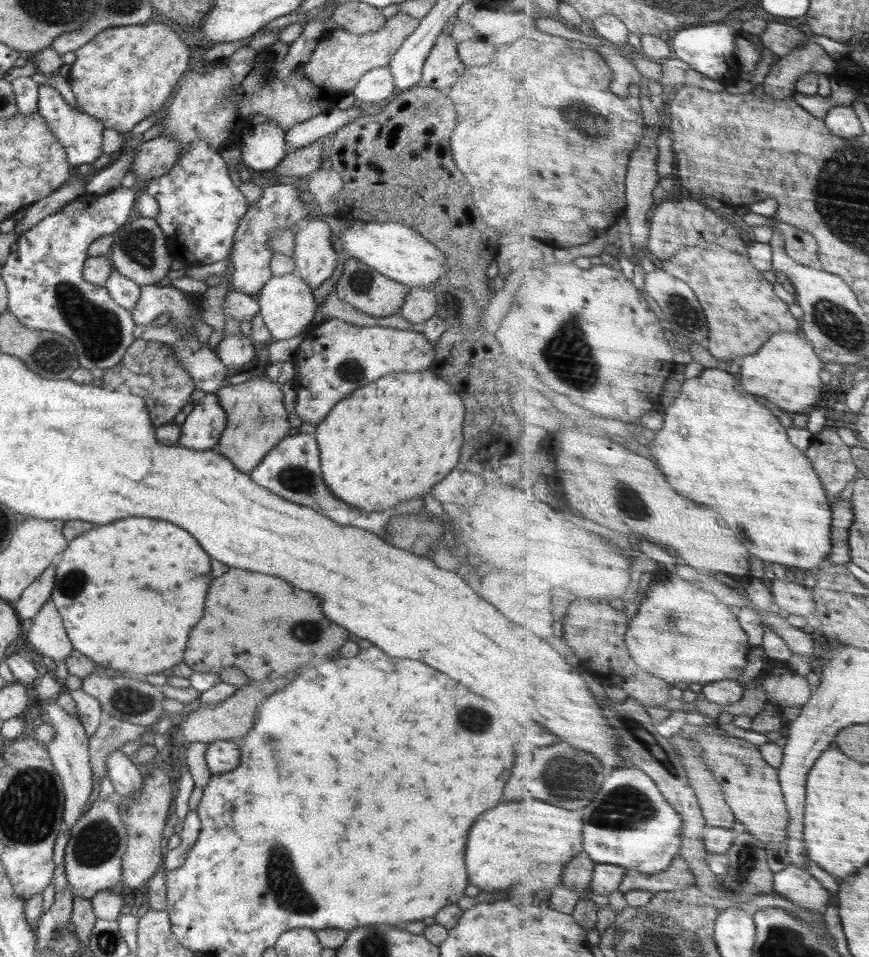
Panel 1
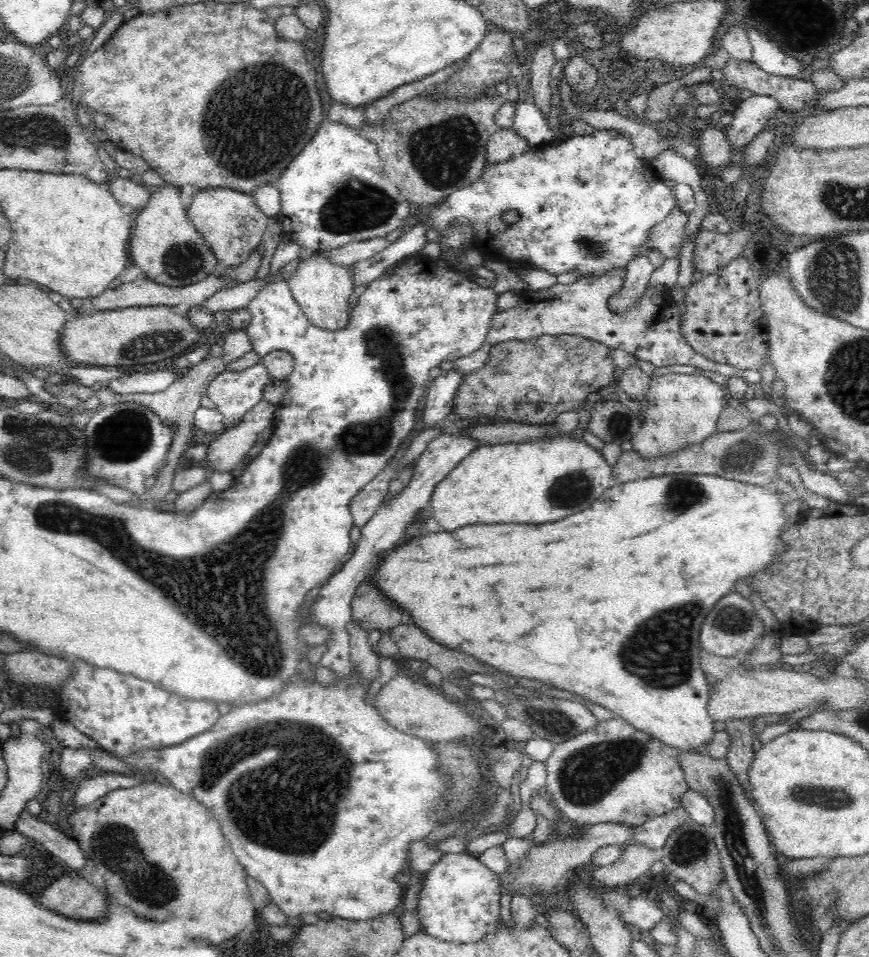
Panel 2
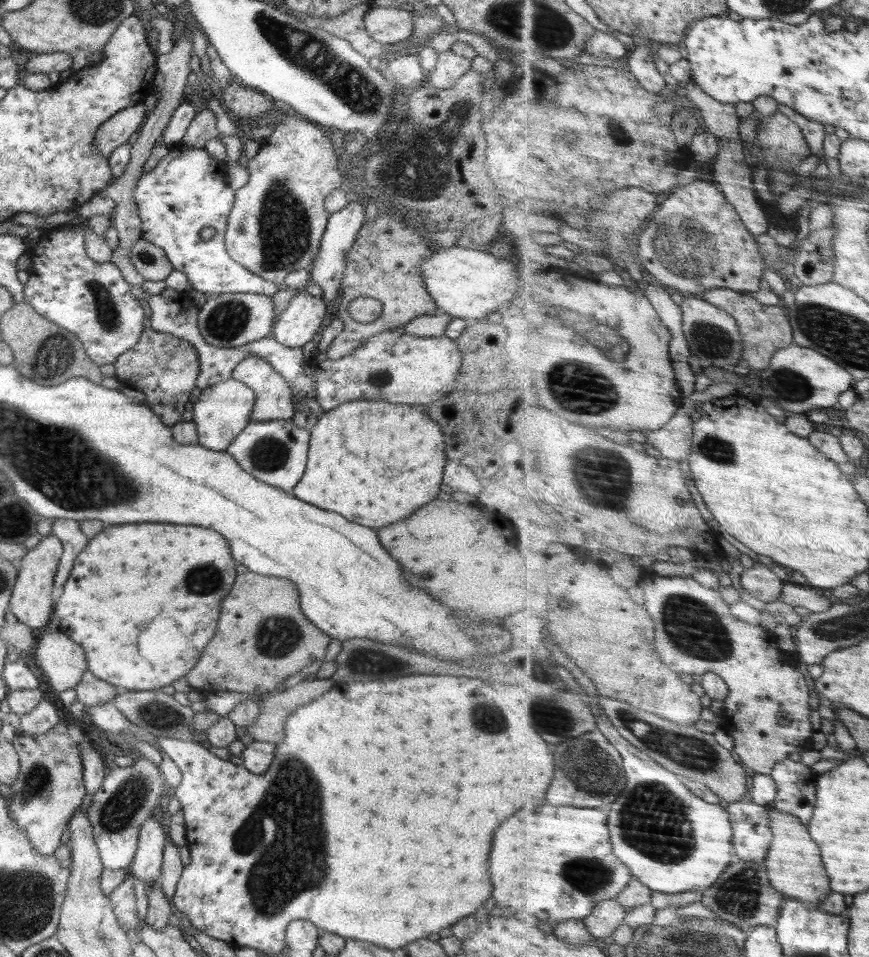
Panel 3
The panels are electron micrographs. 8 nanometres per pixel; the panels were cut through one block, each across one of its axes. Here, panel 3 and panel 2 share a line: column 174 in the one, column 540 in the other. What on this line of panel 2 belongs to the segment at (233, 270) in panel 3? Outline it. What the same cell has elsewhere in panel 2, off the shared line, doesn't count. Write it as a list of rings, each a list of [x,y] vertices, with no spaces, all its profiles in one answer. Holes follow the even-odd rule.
[[[614,128],[608,129],[609,132],[605,131],[605,129],[597,129],[596,132],[584,136],[579,134],[574,136],[571,134],[566,138],[555,139],[545,145],[532,148],[520,156],[512,157],[510,160],[492,164],[488,163],[485,165],[482,176],[479,179],[476,179],[472,184],[468,184],[464,188],[459,188],[456,192],[452,192],[452,194],[443,198],[442,201],[436,203],[436,206],[430,210],[429,214],[430,228],[434,228],[434,230],[444,234],[452,226],[471,226],[474,237],[472,238],[470,248],[481,251],[486,260],[500,262],[509,267],[514,265],[532,265],[532,267],[536,267],[536,269],[543,272],[554,274],[556,277],[577,270],[580,277],[588,277],[590,275],[590,277],[598,279],[612,273],[615,269],[626,269],[626,266],[632,260],[647,255],[648,250],[646,250],[644,244],[646,244],[652,228],[670,214],[670,211],[675,207],[676,199],[674,189],[655,175],[651,163],[636,156],[628,135],[625,135],[625,137],[618,135],[618,133],[614,135],[614,133],[610,132],[612,129]],[[508,210],[516,210],[518,212],[519,218],[515,224],[508,225],[502,220],[500,214],[504,214]]]

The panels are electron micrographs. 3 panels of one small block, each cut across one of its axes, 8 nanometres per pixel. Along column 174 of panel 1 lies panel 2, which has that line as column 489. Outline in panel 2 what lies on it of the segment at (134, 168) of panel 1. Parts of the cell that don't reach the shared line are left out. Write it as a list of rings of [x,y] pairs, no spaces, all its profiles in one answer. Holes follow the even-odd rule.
[[[512,127],[499,128],[490,136],[490,140],[486,144],[486,165],[510,160],[532,148],[528,141]]]

